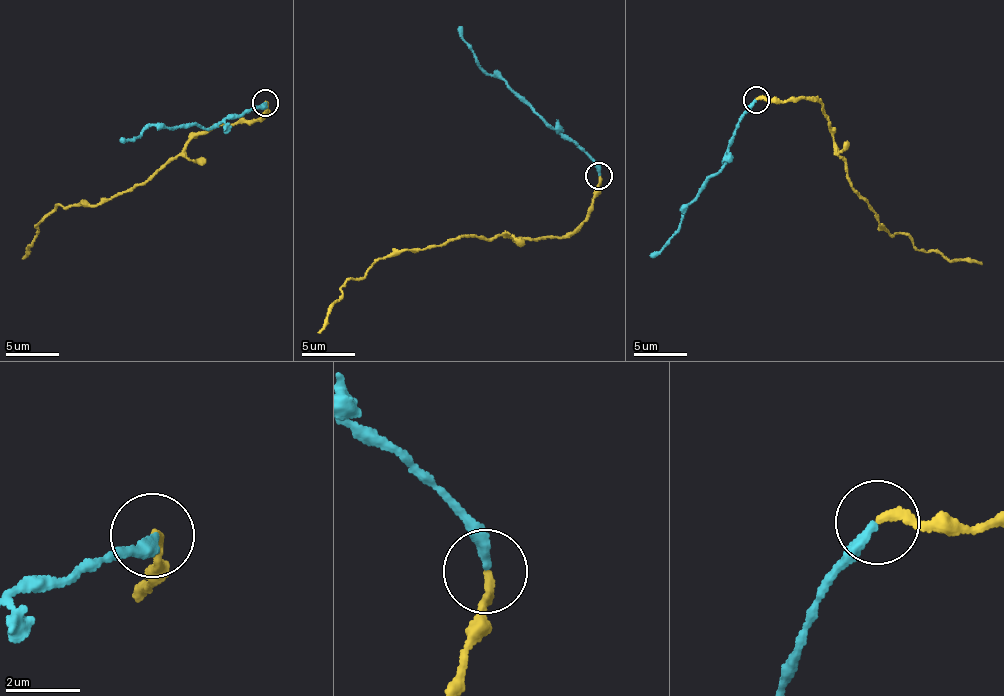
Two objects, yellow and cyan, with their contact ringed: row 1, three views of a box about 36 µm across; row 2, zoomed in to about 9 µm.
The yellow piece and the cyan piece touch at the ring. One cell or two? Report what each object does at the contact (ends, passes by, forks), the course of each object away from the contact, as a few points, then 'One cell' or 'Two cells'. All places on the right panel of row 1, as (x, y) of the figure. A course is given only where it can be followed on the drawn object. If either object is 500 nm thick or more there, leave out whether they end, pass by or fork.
At the ring yellow ends. At the ring cyan ends. Course of yellow: (755, 99), (815, 98), (833, 148), (880, 225), (947, 259), (981, 264). Course of cyan: (755, 98), (732, 135), (719, 171), (708, 179), (673, 235), (649, 255). Two cells

